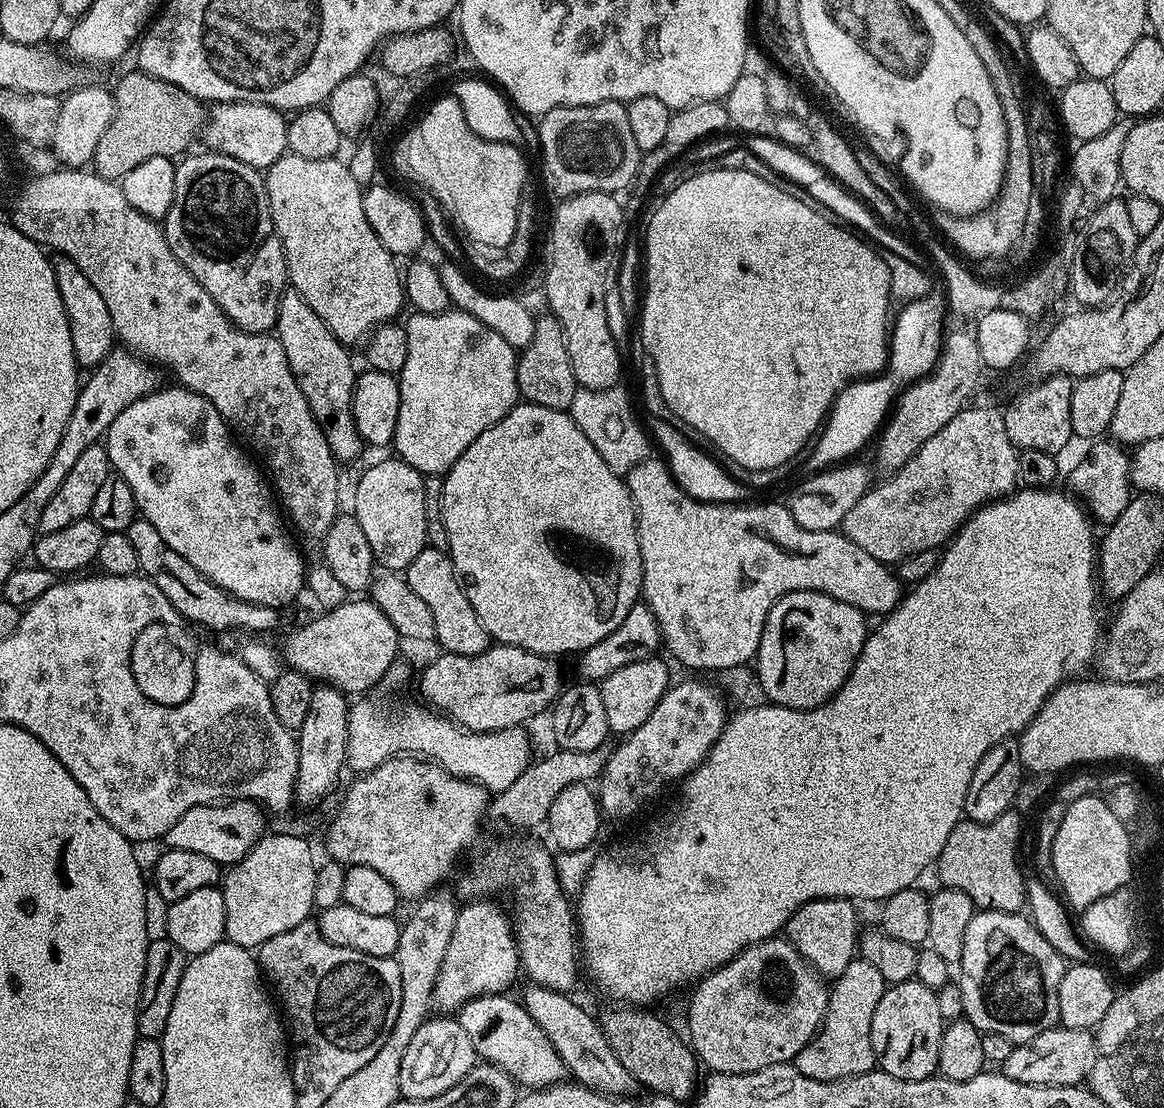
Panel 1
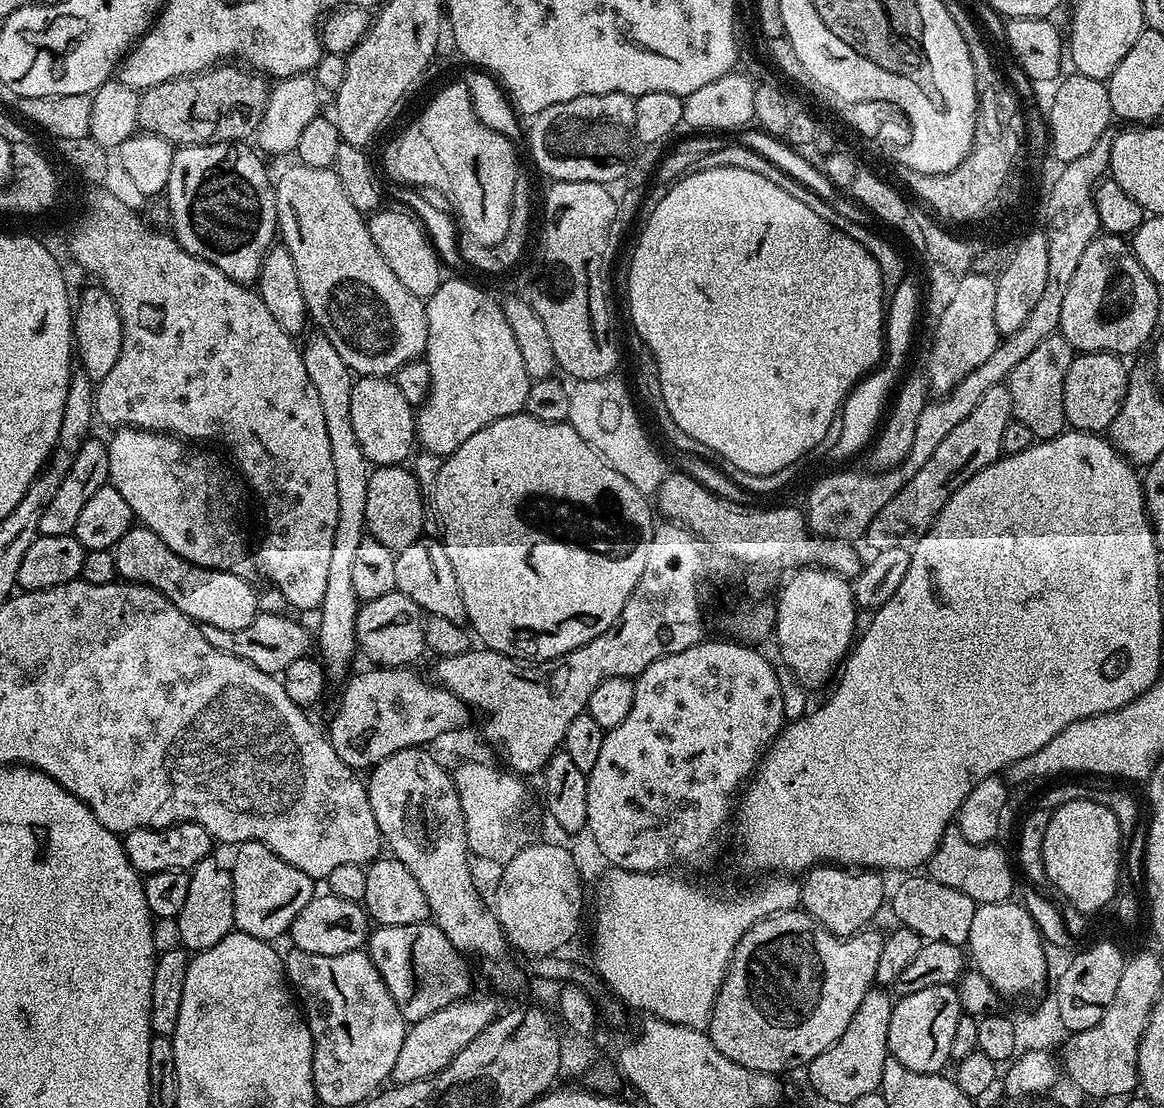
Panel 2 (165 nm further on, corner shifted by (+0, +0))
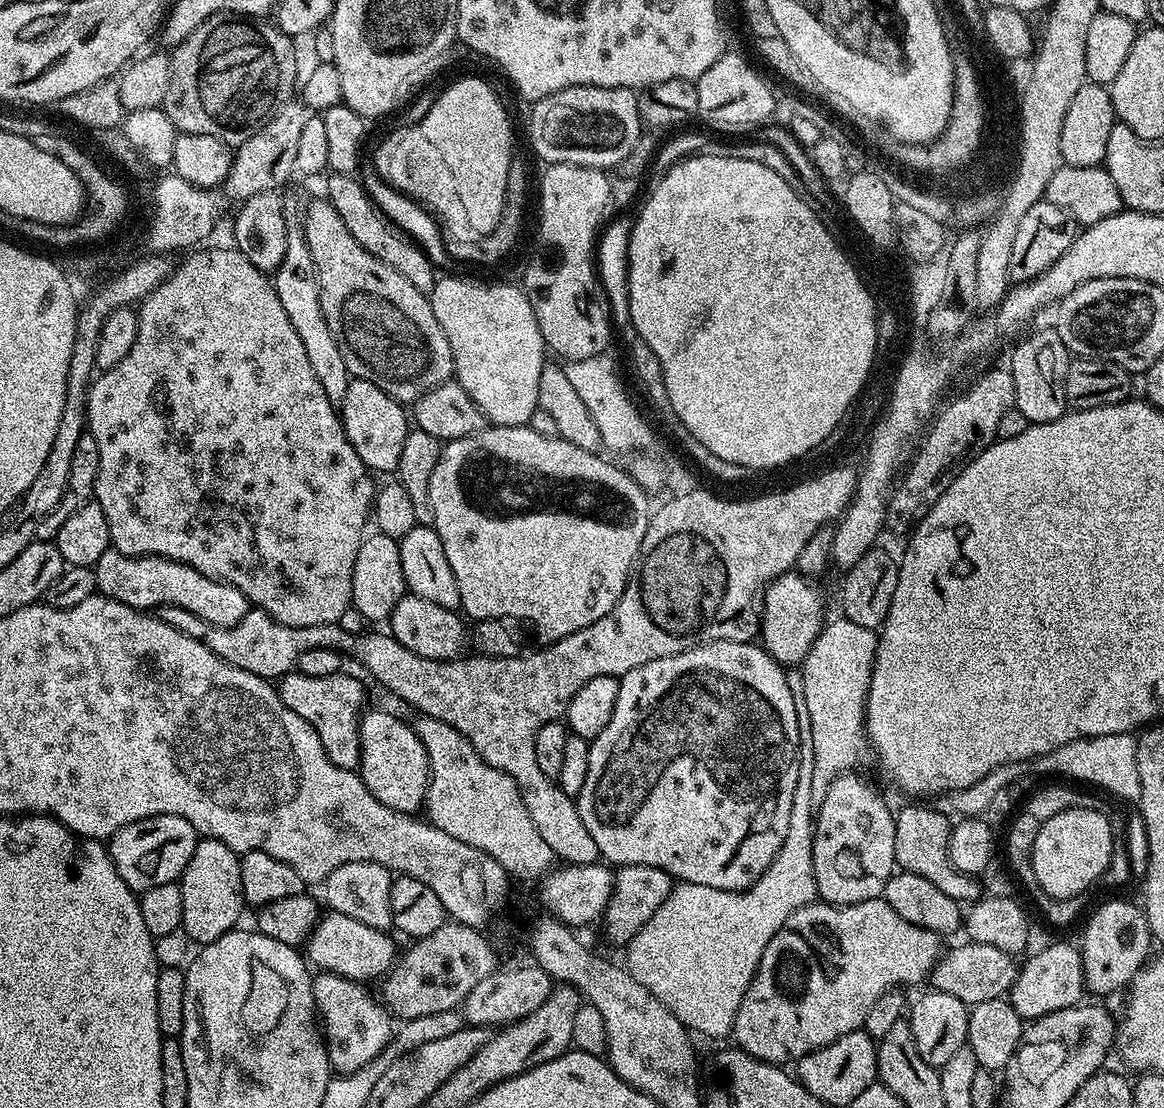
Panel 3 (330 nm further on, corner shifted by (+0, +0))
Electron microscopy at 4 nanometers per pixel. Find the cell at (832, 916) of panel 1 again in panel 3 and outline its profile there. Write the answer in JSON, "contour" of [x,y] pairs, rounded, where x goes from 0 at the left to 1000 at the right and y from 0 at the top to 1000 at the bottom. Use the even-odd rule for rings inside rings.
{"contour":[[[729,695],[720,700],[710,713],[709,722],[705,724],[699,736],[701,748],[699,756],[699,796],[702,810],[710,816],[736,816],[745,812],[755,812],[759,810],[761,796],[771,786],[768,771],[768,749],[770,737],[767,730],[763,730],[756,715],[746,704],[735,700]]]}

